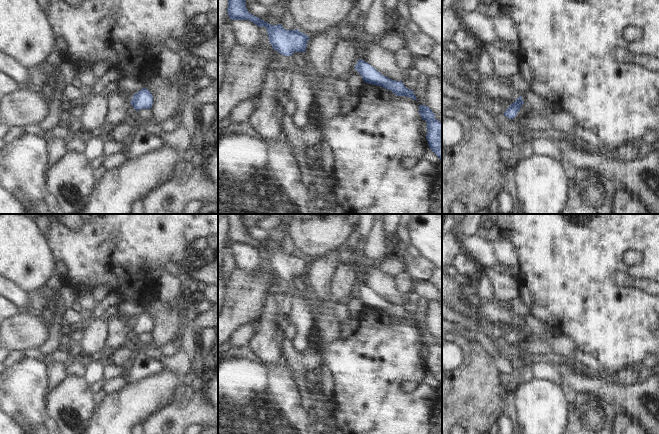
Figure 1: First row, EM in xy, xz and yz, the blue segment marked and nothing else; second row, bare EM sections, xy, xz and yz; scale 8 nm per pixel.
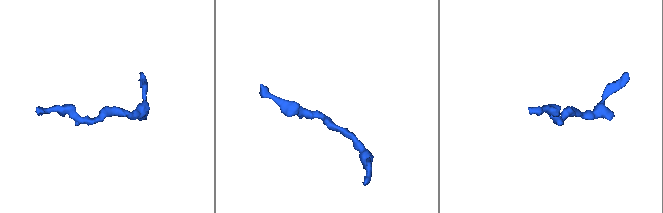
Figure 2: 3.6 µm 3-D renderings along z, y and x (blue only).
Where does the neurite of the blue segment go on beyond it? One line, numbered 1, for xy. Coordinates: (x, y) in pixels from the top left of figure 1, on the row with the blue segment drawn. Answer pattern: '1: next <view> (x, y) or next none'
1: next none

